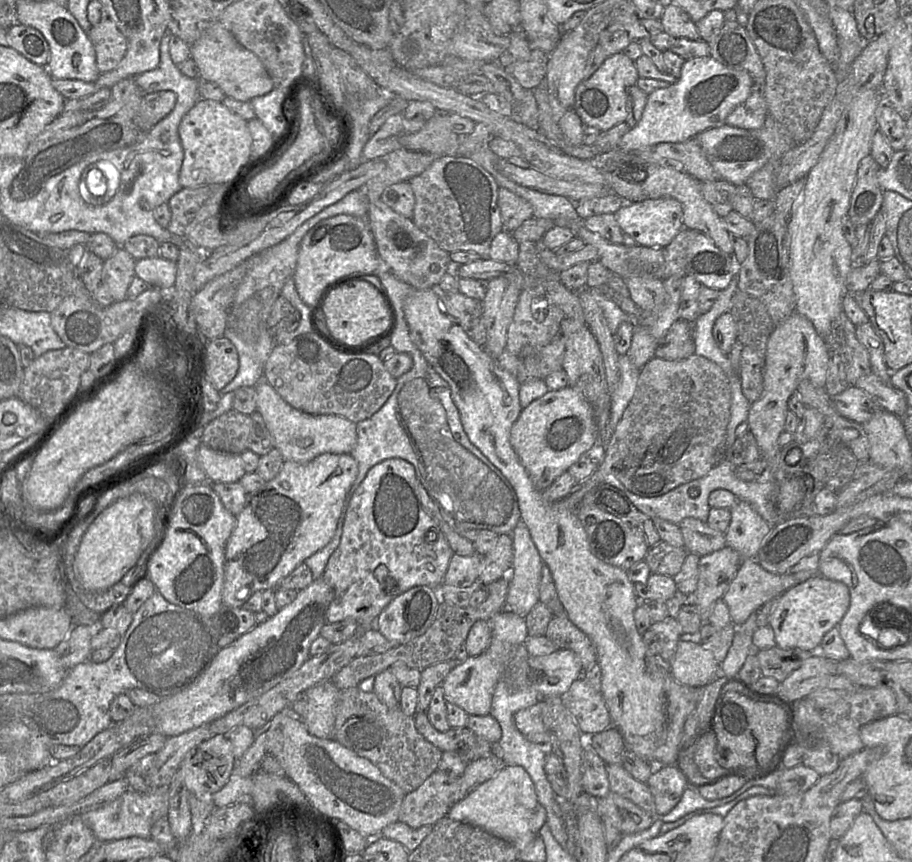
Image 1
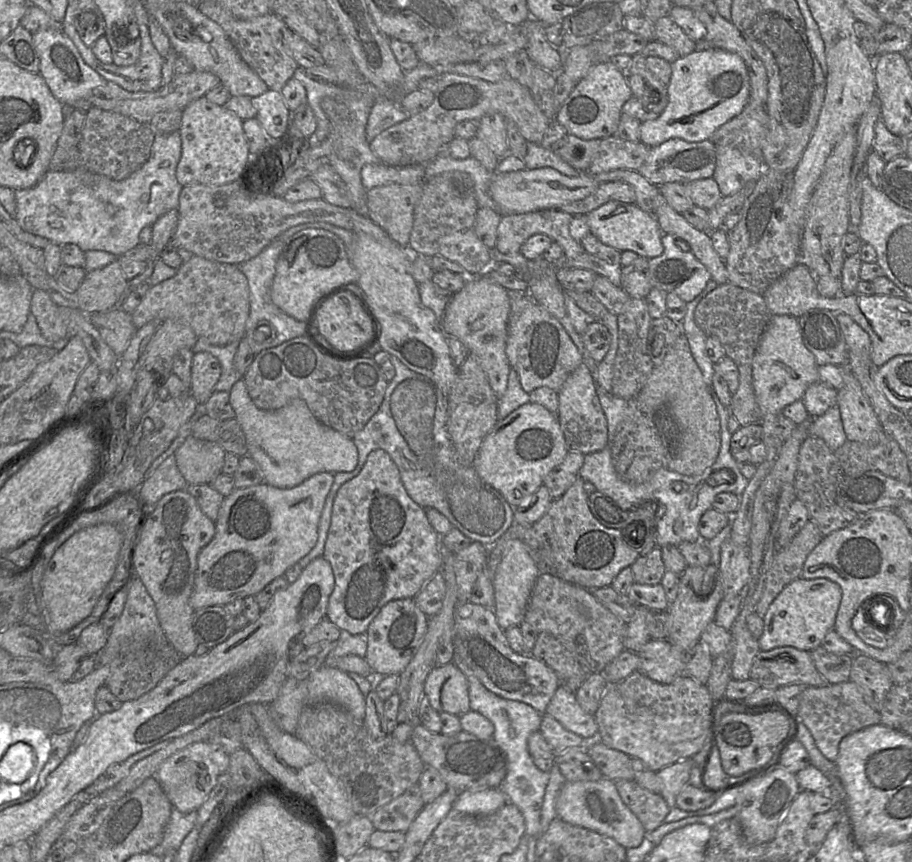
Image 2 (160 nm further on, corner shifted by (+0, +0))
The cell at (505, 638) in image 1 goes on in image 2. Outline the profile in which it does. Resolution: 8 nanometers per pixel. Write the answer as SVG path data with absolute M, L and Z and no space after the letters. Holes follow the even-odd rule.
M453 663L437 665L424 682L424 694L439 713L461 716L470 711L468 680Z

